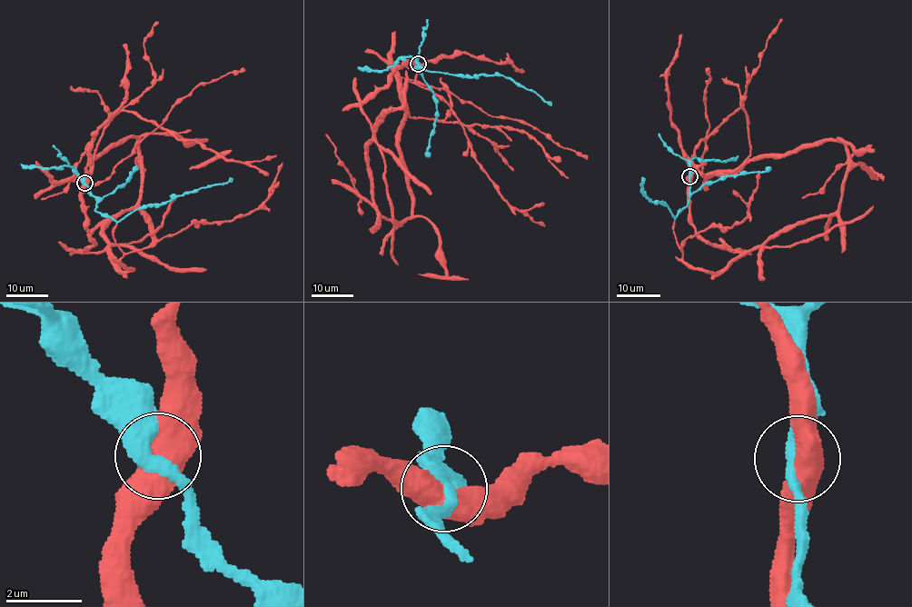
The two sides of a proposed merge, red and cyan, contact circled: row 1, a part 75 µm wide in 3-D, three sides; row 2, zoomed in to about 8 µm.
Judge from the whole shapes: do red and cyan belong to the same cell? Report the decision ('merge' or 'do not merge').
merge

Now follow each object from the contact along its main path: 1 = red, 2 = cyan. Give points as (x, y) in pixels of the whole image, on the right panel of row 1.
1: (690, 177), (695, 232), (747, 253), (832, 216), (847, 151), (748, 158), (742, 106), (699, 139), (706, 161)
2: (690, 177), (687, 205), (673, 217), (667, 205), (652, 203), (641, 194), (639, 184), (644, 179)

